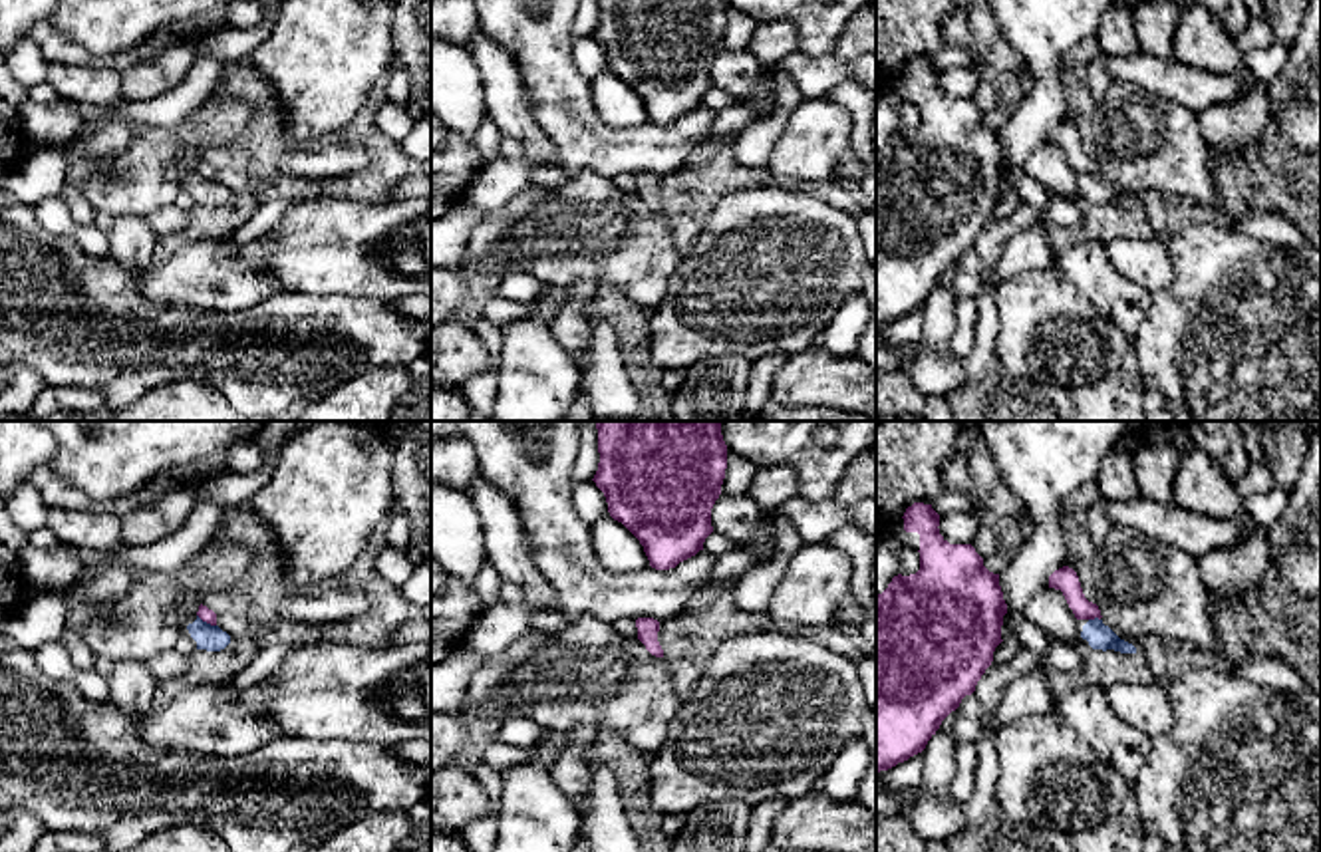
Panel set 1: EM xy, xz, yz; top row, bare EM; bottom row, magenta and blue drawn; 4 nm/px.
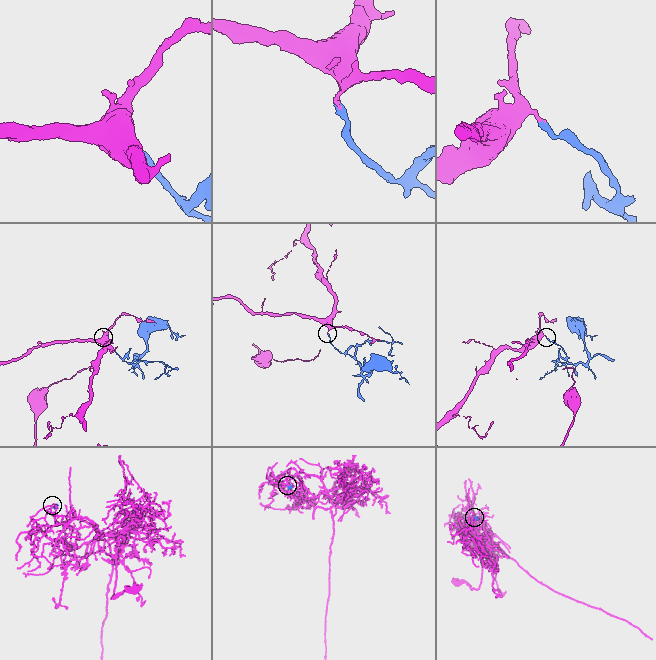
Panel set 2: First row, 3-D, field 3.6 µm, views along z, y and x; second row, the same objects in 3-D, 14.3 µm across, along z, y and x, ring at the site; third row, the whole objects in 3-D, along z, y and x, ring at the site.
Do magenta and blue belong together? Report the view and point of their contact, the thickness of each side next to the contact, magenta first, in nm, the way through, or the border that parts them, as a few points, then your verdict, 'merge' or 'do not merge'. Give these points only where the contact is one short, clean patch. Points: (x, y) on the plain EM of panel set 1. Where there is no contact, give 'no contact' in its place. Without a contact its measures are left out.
meets magenta in xy at (207, 177); 60 nm thick on the magenta side, 110 nm on the other; border along xy (197, 169), (215, 181); do not merge

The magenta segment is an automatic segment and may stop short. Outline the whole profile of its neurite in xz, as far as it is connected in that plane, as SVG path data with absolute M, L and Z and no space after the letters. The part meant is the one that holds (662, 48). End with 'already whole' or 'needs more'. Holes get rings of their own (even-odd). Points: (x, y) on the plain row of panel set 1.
M598 0L598 8L592 36L604 48L610 71L640 95L652 123L675 123L703 105L713 87L711 64L721 50L727 0Z; already whole

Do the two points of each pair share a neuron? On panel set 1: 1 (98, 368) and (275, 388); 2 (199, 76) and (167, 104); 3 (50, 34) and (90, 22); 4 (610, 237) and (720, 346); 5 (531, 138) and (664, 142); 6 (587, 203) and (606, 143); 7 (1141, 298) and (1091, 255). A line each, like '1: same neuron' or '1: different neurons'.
1: same neuron
2: same neuron
3: different neurons
4: different neurons
5: different neurons
6: different neurons
7: same neuron

